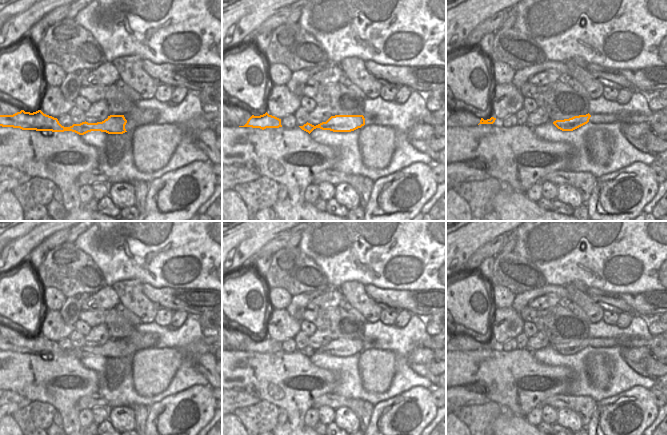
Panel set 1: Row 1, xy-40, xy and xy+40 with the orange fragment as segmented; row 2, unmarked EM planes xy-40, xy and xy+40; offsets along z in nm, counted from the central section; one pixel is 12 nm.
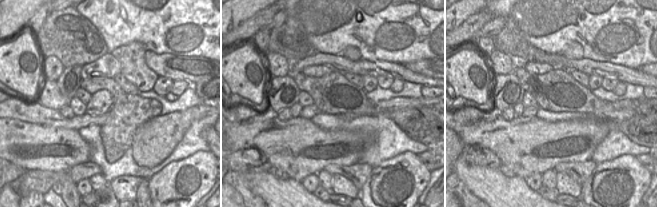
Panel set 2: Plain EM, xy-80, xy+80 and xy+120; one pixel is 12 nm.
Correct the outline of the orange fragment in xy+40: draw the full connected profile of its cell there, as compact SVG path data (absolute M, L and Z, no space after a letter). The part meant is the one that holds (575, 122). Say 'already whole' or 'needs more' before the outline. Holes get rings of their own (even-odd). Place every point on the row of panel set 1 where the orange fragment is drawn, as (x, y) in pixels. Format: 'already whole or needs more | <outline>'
already whole | M588 113L586 115L574 116L569 119L556 120L553 124L562 131L573 131L589 122L591 115Z

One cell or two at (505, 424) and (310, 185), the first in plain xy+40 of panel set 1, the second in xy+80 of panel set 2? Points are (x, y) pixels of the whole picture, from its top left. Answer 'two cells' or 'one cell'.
two cells

